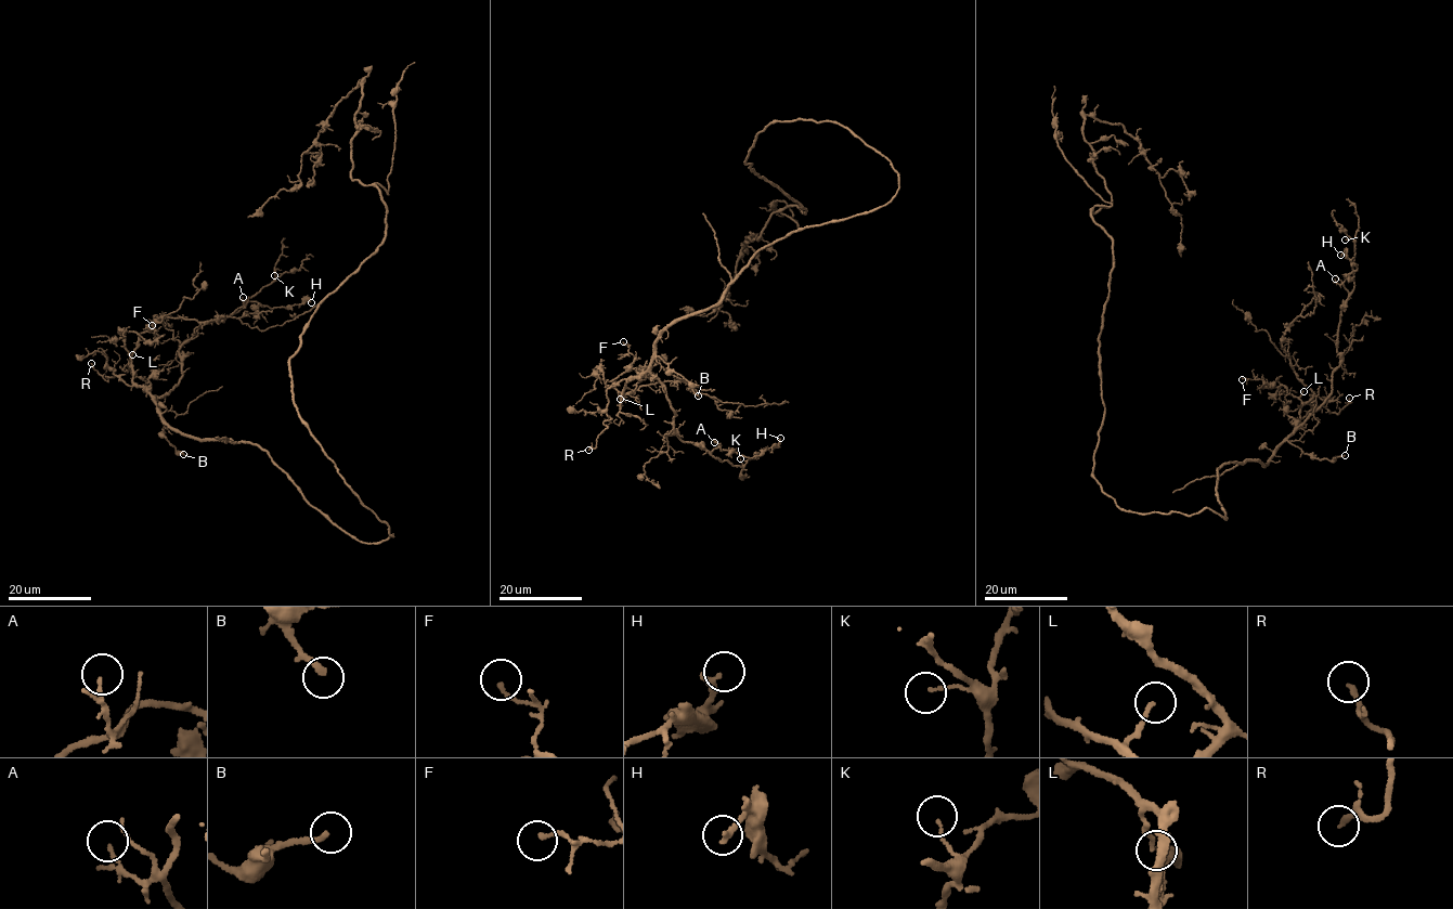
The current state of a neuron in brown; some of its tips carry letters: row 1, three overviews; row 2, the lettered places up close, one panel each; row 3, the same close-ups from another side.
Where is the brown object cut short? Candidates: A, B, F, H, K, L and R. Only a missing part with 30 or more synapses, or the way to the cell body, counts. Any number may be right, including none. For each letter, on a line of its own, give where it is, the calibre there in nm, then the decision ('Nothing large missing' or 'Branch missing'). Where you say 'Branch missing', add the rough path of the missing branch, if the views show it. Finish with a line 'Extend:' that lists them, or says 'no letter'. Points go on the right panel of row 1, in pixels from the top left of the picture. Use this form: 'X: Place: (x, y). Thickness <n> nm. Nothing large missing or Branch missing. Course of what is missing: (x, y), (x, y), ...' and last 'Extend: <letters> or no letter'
A: Place: (1335, 278). Thickness 80 nm. Nothing large missing
B: Place: (1345, 455). Thickness 220 nm. Nothing large missing
F: Place: (1242, 379). Thickness 150 nm. Nothing large missing
H: Place: (1340, 255). Thickness 240 nm. Nothing large missing
K: Place: (1345, 239). Thickness 110 nm. Nothing large missing
L: Place: (1304, 391). Thickness 120 nm. Nothing large missing
R: Place: (1349, 398). Thickness 180 nm. Nothing large missing
Extend: no letter

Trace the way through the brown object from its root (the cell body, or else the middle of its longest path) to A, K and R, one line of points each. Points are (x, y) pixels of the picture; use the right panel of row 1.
A: (1132, 511), (1206, 508), (1226, 519), (1216, 469), (1235, 461), (1263, 467), (1331, 391), (1348, 293), (1335, 278)
K: (1132, 511), (1226, 519), (1216, 469), (1263, 467), (1328, 395), (1354, 282), (1345, 239)
R: (1132, 511), (1206, 508), (1226, 519), (1216, 469), (1235, 461), (1263, 467), (1311, 411), (1337, 414), (1349, 398)

